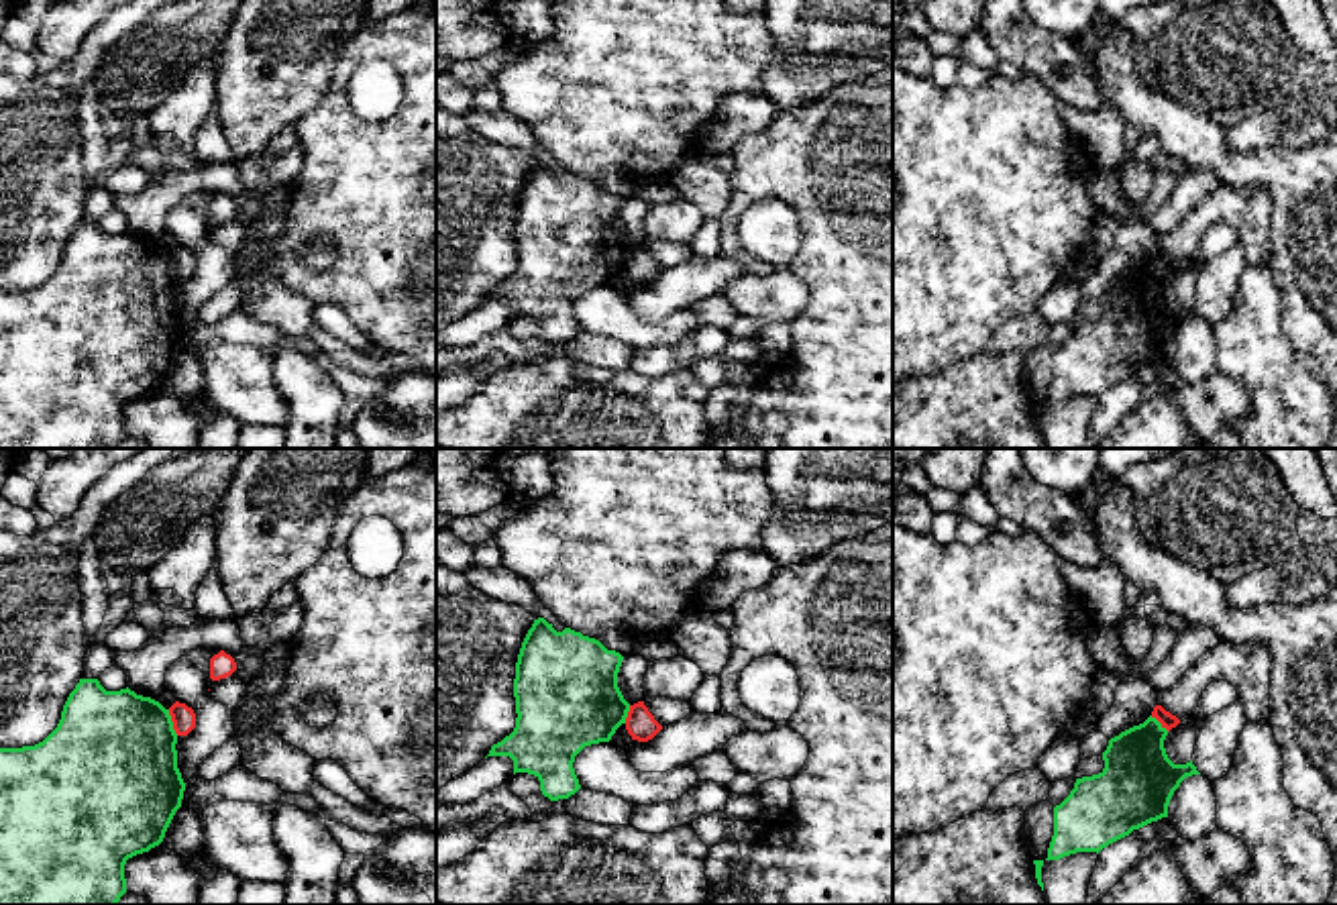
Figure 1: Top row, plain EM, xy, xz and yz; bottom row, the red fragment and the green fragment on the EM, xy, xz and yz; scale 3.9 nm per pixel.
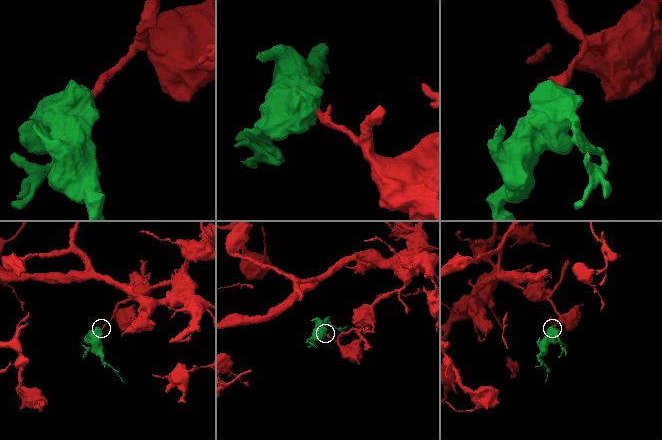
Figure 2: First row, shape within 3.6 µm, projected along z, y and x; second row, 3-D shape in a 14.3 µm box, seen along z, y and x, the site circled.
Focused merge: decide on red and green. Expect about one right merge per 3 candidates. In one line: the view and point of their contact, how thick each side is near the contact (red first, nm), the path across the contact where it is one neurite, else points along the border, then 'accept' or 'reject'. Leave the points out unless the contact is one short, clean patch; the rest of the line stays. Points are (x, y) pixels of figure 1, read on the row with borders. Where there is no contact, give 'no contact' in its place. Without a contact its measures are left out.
xy (174, 722) | 100/460 nm | along xy (168, 710), (178, 734) | reject

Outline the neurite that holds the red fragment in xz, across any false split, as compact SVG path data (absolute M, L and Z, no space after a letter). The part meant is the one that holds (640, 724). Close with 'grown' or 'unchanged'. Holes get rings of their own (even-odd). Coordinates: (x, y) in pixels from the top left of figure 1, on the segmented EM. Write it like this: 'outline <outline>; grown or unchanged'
outline M638 701L630 705L626 730L632 740L648 742L662 730L662 726L654 720L644 701Z; unchanged

